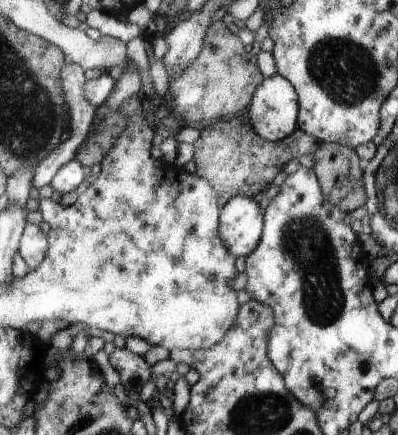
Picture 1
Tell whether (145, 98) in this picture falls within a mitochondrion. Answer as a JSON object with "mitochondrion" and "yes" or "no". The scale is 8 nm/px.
{"mitochondrion":"no"}

